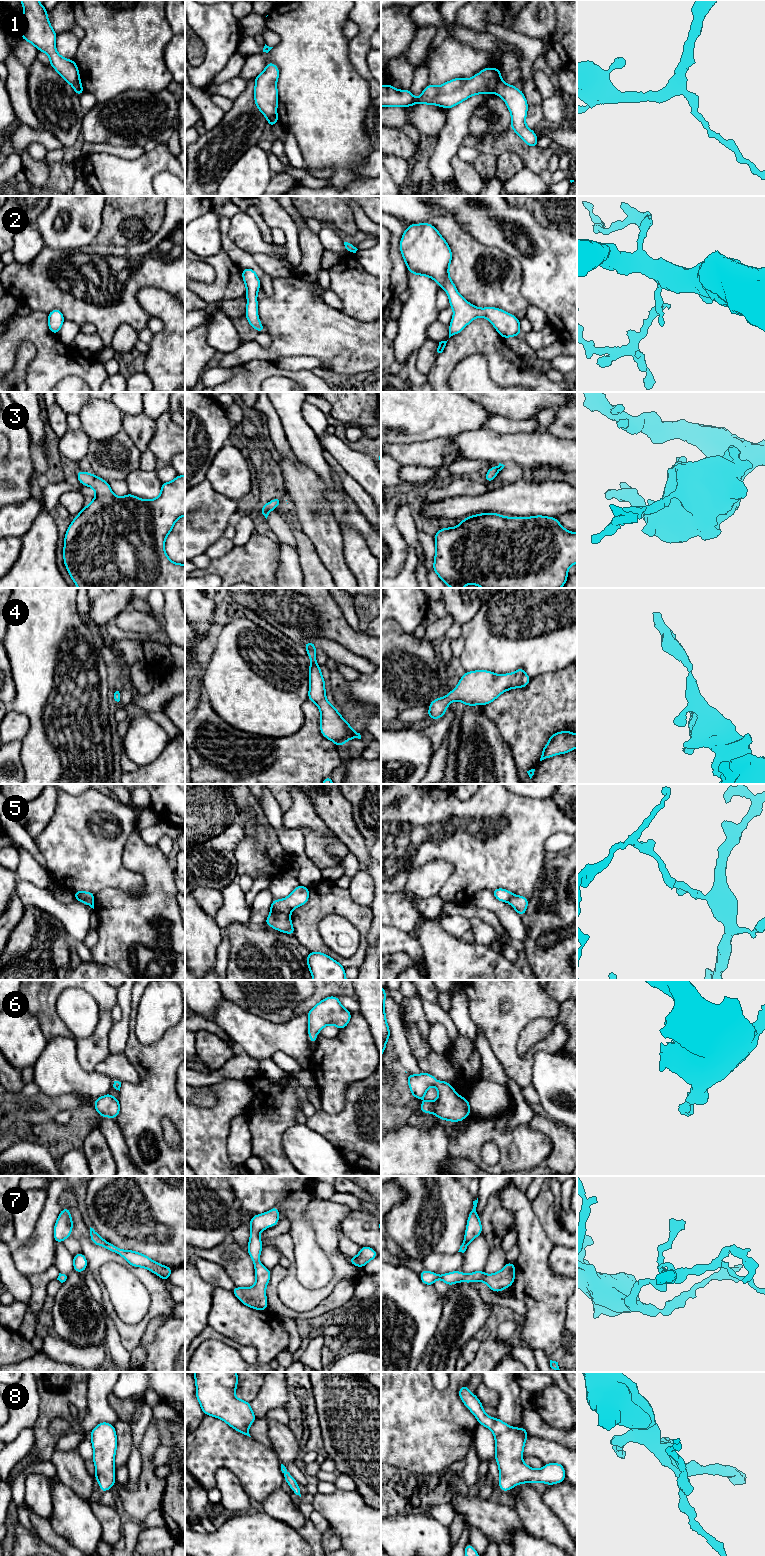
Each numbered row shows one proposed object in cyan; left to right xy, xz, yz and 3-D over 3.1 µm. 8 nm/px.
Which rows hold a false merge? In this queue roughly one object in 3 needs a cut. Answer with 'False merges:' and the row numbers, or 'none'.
False merges: 1, 5

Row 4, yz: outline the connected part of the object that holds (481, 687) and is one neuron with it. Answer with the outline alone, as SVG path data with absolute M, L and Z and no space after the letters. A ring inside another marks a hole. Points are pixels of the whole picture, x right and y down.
M523 667L502 675L488 670L465 672L454 690L429 703L427 718L440 719L452 701L460 701L467 706L487 705L507 690L524 688L531 679Z

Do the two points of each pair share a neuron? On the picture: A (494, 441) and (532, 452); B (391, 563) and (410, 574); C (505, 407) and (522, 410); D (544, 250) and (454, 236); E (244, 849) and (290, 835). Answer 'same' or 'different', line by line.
A: same
B: different
C: same
D: different
E: different

